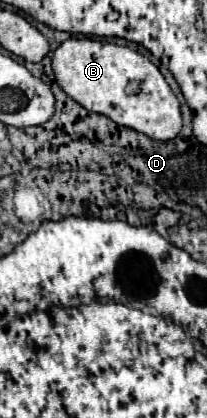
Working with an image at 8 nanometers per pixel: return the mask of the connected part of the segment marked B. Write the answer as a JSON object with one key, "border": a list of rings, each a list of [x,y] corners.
{"border":[[[91,38],[65,40],[53,52],[53,72],[67,96],[91,112],[109,116],[119,126],[133,128],[153,140],[173,140],[181,132],[183,120],[177,96],[159,68],[129,46]]]}

